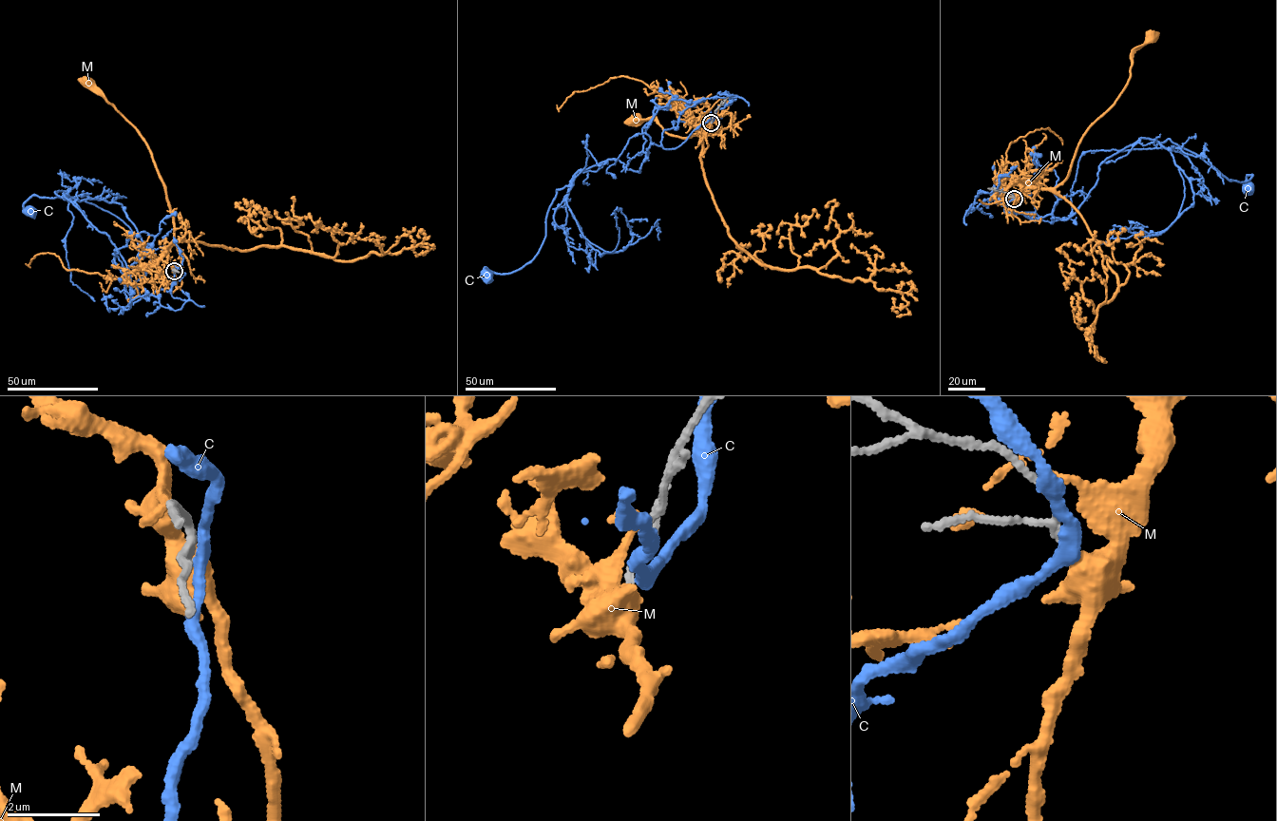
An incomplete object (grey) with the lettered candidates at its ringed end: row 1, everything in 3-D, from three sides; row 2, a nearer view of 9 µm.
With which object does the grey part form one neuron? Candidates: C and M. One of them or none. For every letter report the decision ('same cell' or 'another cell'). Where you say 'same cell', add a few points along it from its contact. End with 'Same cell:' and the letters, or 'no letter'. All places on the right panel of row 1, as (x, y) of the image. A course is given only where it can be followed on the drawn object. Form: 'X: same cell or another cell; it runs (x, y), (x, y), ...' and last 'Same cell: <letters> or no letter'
C: another cell
M: another cell
Same cell: no letter

